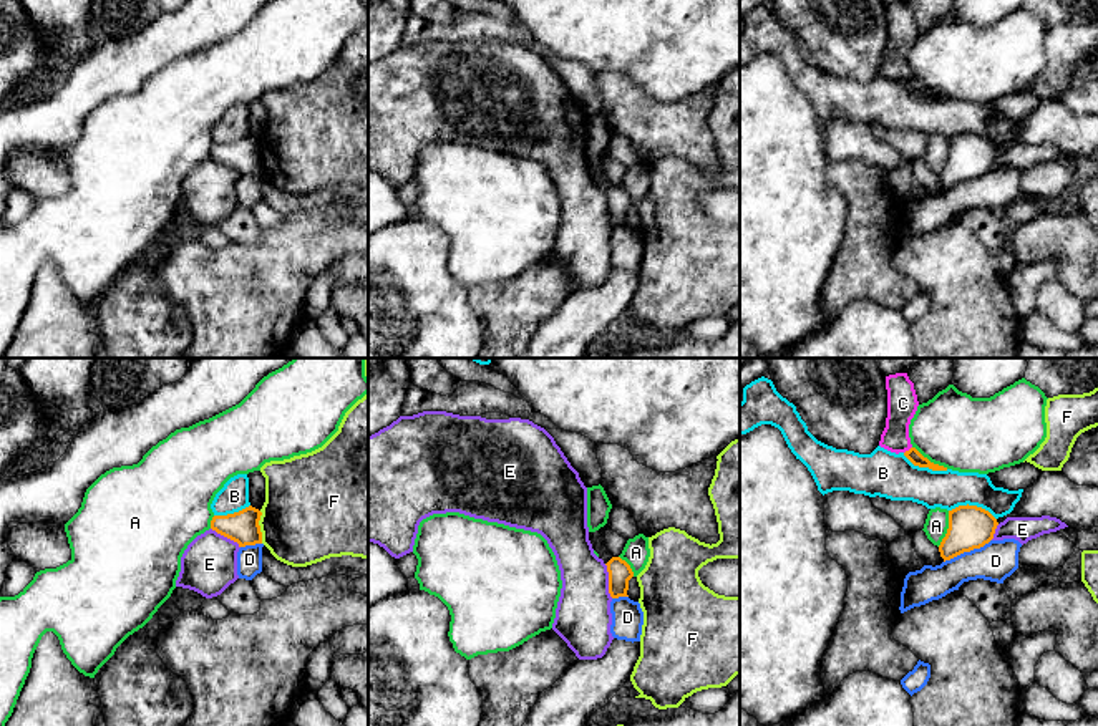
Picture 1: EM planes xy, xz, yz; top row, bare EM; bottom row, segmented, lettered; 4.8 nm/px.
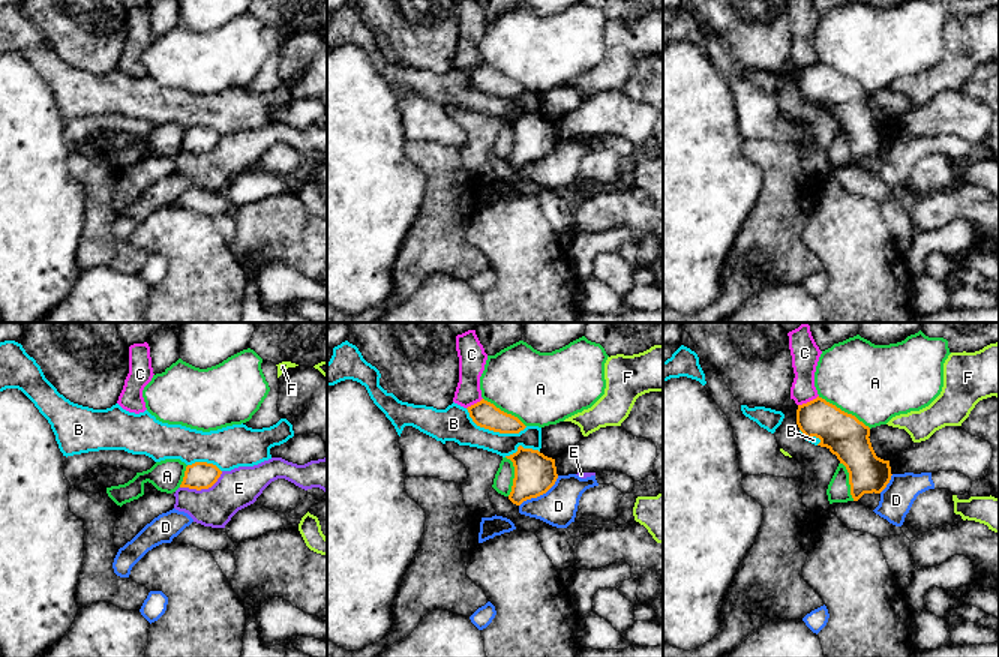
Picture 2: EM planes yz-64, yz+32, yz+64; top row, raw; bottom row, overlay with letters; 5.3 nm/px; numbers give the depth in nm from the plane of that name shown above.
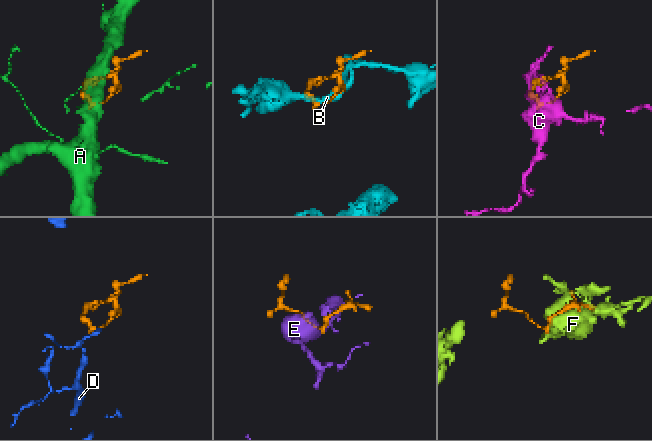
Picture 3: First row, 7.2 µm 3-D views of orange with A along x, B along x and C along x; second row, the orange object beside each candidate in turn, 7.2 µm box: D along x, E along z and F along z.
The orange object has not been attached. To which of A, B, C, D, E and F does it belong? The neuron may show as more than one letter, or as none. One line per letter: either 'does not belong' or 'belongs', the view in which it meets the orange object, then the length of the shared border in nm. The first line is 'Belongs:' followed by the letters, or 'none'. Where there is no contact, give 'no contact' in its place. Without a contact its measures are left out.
Belongs: none
A: does not belong | yz | 190 nm
B: does not belong | yz | 240 nm
C: does not belong | yz | 50 nm
D: does not belong | yz | 260 nm
E: does not belong | xz | 170 nm
F: does not belong | xy | 160 nm

